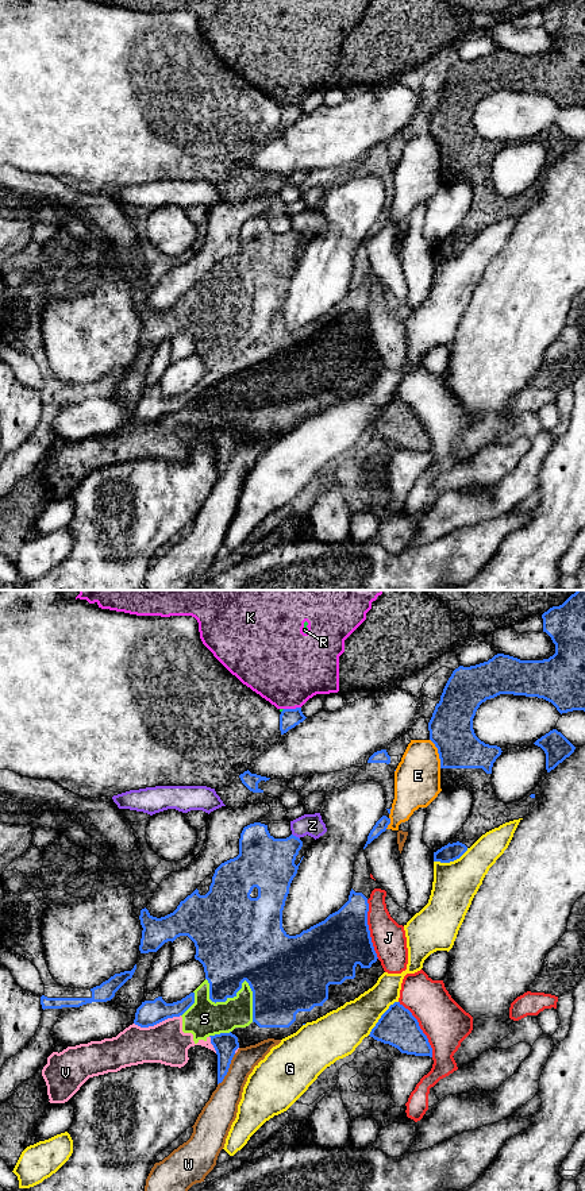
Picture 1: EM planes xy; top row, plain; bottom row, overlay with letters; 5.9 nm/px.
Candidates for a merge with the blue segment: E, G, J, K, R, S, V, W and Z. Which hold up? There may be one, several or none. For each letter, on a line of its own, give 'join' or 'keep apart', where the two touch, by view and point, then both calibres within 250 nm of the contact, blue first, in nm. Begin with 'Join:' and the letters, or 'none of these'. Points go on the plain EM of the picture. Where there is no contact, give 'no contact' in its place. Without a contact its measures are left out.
Join: V
E: keep apart; contact xy (438, 147); calibres 260 and 280 nm
G: keep apart; contact xy (381, 412); calibres 220 and 260 nm
J: keep apart; contact xy (368, 324); calibres 360 and 200 nm
K: keep apart; contact xy (292, 104); calibres 110 and 440 nm
R: keep apart; contact xy (283, 106); calibres 110 and 20 nm
S: keep apart; contact xy (238, 385); calibres 400 and 220 nm
V: join; contact xy (157, 417); calibres 150 and 240 nm
W: keep apart; contact xy (227, 465); calibres 140 and 190 nm
Z: keep apart; contact xy (295, 231); calibres 320 and 130 nm

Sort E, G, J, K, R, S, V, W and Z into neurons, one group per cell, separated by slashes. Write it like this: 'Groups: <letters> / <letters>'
Groups: E / G / J Z / K R / S / V / W

